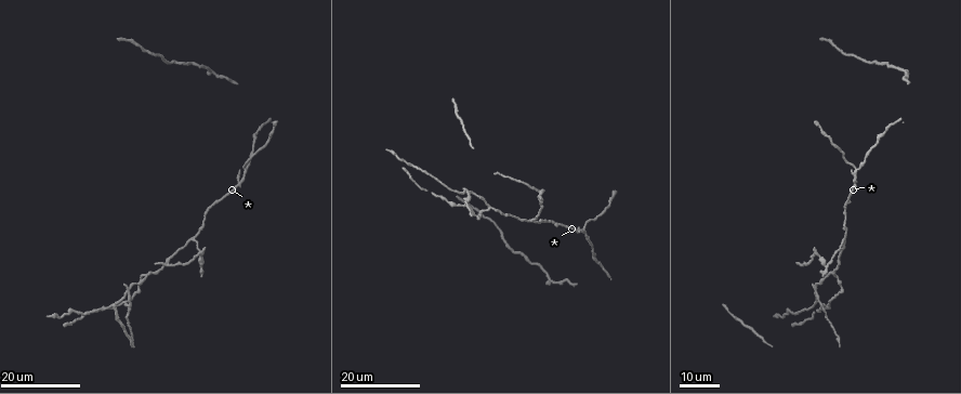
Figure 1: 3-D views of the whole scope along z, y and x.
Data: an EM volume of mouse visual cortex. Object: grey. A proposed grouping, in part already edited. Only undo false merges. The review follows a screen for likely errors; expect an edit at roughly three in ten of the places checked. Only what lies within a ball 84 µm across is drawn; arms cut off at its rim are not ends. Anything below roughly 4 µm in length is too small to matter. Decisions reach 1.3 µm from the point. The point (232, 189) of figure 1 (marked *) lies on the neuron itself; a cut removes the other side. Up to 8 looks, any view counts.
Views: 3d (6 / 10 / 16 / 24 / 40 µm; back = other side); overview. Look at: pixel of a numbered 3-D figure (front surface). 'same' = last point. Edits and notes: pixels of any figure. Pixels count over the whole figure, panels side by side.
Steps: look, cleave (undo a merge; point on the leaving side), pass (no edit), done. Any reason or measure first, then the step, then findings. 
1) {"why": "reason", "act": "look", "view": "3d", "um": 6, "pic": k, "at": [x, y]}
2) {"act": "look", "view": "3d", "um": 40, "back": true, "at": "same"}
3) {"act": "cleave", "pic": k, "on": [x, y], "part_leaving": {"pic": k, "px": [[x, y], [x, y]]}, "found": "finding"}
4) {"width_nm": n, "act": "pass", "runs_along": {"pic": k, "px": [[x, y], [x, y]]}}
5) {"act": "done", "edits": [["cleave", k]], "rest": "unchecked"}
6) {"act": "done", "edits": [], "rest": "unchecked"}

{"why": "looks like a crossing", "act": "look", "view": "3d", "um": 16, "pic": 1, "at": [240, 181]}

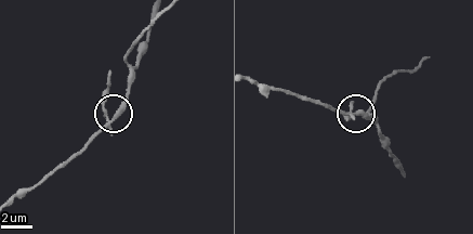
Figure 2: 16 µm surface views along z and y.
{"why": "closer look", "act": "look", "view": "3d", "um": 6, "pic": 2, "at": [106, 115]}

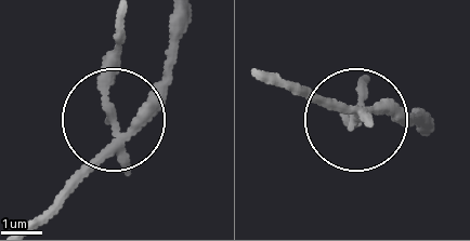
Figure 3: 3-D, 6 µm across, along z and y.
{"arms": 4, "act": "cleave", "pic": 3, "on": [107, 82], "part_leaving": {"pic": 3, "px": [[120, 138], [111, 101], [120, 18]]}, "found": "a second neuron is stuck on"}

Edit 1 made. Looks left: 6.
{"why": "arms part here", "act": "look", "view": "3d", "um": 24, "pic": 1, "at": [530, 220]}

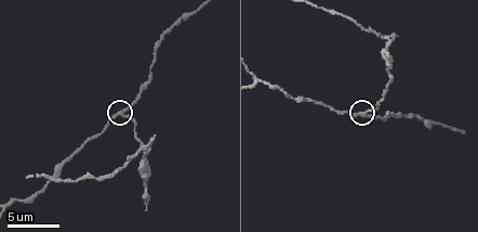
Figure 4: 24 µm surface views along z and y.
{"act": "look", "view": "3d", "um": 10, "pic": 4, "at": [122, 114]}

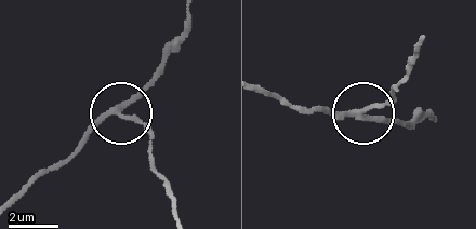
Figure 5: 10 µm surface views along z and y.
{"act": "look", "view": "3d", "um": 6, "pic": 5, "at": [358, 112]}

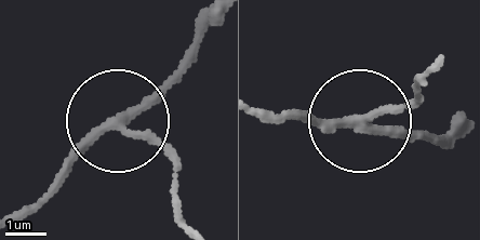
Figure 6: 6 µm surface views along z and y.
{"side_arm_um": 29, "act": "pass", "runs_along": {"pic": 6, "px": [[461, 124], [437, 134], [364, 128], [420, 93]]}, "found": "continuous, no second neuron"}

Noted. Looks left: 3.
{"why": "a fork", "act": "look", "view": "3d", "um": 24, "pic": 1, "at": [151, 272]}

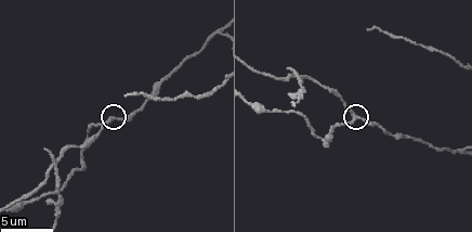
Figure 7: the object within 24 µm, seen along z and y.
{"why": "closer look", "act": "look", "view": "3d", "um": 10, "pic": 7, "at": [353, 121]}

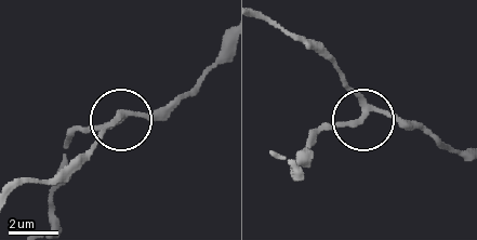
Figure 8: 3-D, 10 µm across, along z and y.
{"arms": 3, "act": "pass", "runs_along": {"pic": 8, "px": [[224, 53], [156, 110], [88, 128], [71, 137]]}, "found": "all the same neuron"}

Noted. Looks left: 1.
{"why": "four arms meet", "act": "look", "view": "3d", "um": 16, "pic": 7, "at": [54, 166]}

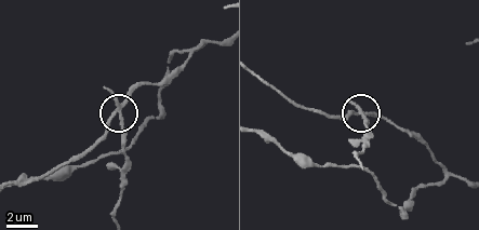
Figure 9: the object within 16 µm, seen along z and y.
{"arms": 4, "act": "cleave", "pic": 9, "on": [121, 131], "part_leaving": {"pic": 9, "px": [[120, 109], [124, 186], [116, 216]]}, "found": "two neurons meet here"}

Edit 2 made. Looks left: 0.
{"act": "done", "edits": [["cleave", 3], ["cleave", 9]], "rest": "unchecked"}

